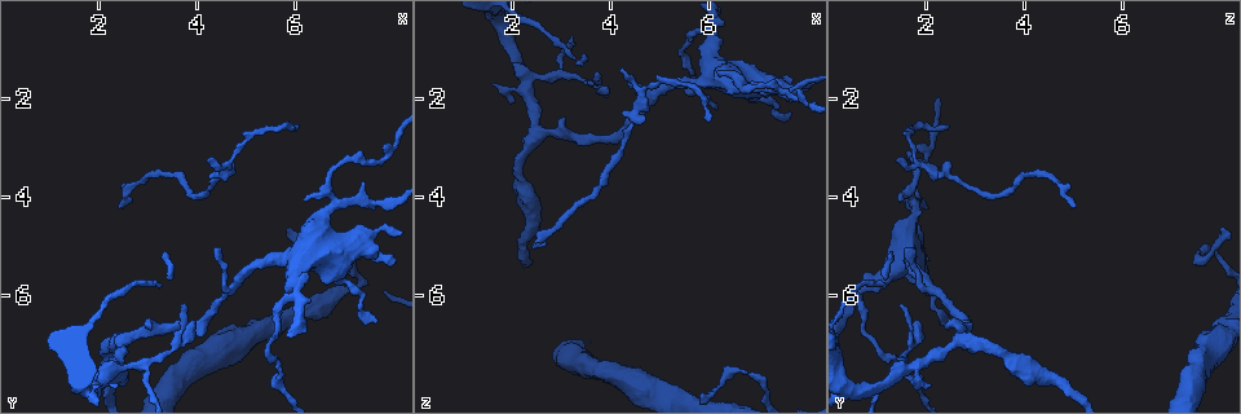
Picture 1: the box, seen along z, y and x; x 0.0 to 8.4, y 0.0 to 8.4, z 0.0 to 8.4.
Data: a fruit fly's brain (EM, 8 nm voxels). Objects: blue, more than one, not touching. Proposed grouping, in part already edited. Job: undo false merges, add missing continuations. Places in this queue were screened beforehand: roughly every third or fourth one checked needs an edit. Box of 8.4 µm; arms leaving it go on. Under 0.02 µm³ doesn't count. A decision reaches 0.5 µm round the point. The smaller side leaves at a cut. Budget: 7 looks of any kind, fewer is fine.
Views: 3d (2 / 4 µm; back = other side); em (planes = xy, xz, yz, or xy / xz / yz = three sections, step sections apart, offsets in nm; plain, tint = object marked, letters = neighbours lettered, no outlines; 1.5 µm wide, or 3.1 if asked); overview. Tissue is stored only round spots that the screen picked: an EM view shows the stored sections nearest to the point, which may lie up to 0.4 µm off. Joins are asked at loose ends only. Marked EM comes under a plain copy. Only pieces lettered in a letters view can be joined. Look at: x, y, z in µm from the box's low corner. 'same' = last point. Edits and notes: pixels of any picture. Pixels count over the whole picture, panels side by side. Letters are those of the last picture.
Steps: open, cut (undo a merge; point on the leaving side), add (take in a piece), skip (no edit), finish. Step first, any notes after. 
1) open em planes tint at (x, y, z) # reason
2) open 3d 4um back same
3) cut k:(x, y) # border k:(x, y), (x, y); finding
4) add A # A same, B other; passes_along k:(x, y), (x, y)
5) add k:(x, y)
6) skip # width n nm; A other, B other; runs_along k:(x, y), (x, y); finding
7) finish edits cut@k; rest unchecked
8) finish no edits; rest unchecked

open em yz step 8 letters at (4.20, 3.25, 1.45) # an open end

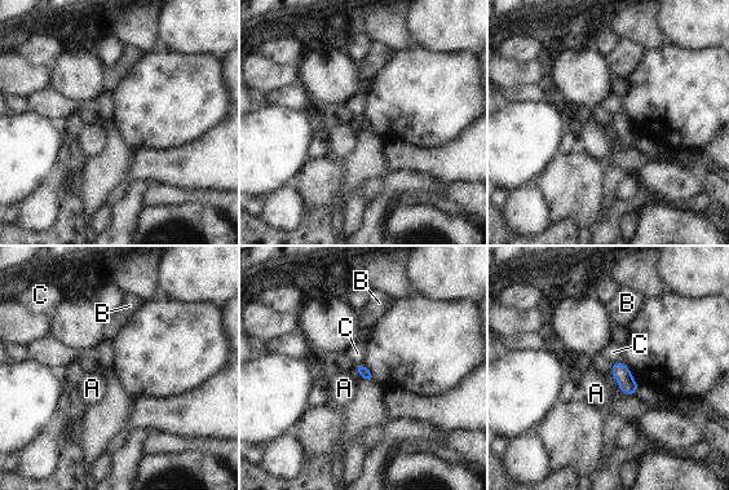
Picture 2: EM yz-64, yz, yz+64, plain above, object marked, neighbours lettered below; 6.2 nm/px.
skip # A other, B other, C other; border 2:(363, 363), (356, 366); no lettered piece goes on from it

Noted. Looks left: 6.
open em planes letters at (3.30, 5.75, 1.15) # thin end

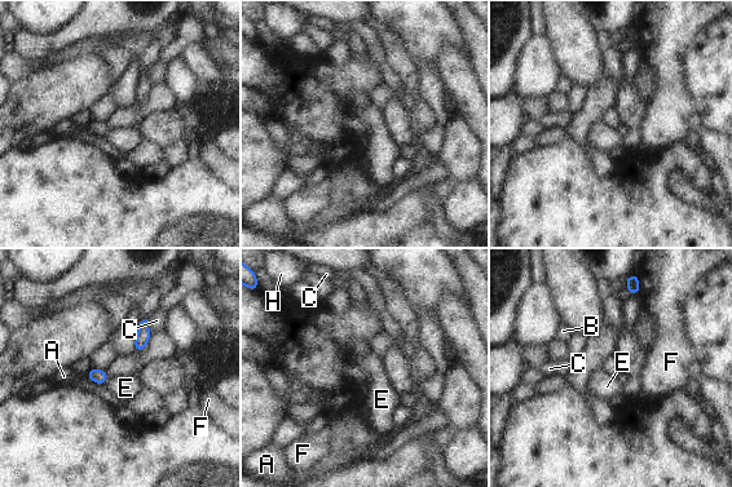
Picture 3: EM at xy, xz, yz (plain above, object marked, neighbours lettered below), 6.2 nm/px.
skip # A other, B other, C other, E other, F other, H other; border 3:(107, 375), (104, 385); no lettered piece goes on from it

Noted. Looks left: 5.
open em planes tint at (2.45, 4.25, 5.05) # an open end

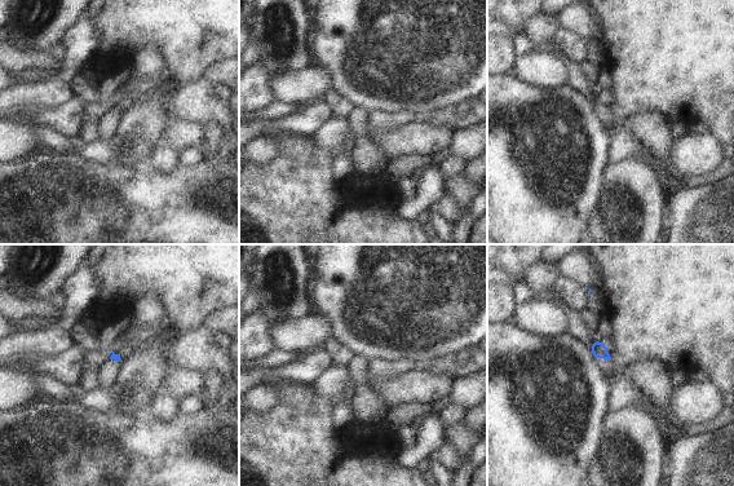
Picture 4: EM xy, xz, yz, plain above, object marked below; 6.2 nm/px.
open em planes letters same

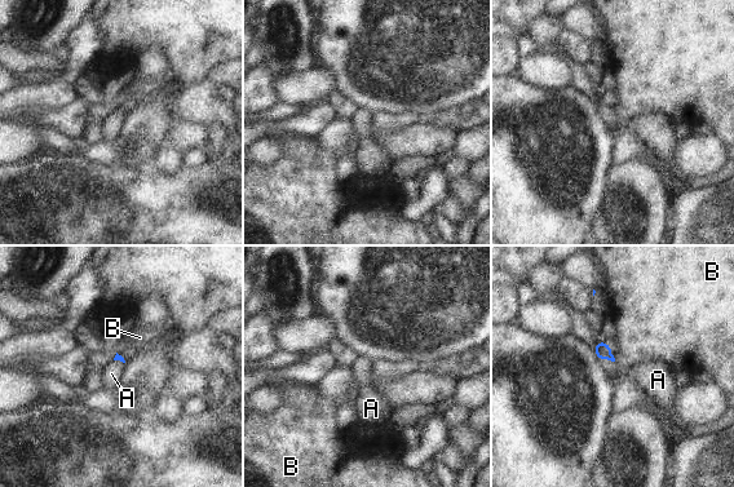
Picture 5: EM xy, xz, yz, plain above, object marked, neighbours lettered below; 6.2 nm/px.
add A # A same, B other; the cell continues

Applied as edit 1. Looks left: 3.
finish edits add@5; rest unchecked

